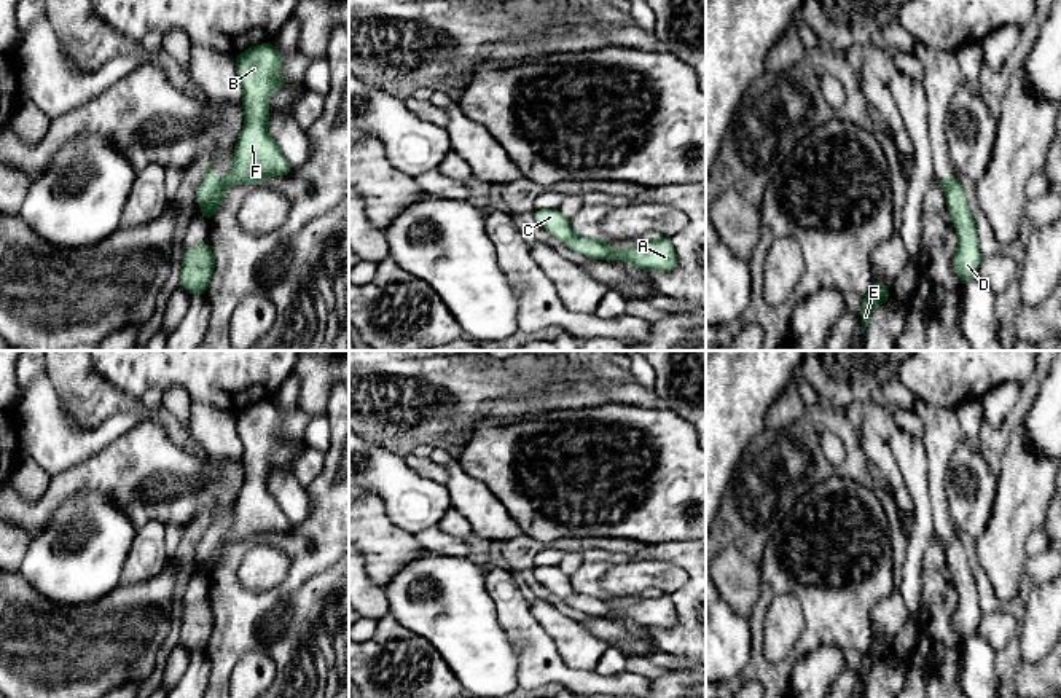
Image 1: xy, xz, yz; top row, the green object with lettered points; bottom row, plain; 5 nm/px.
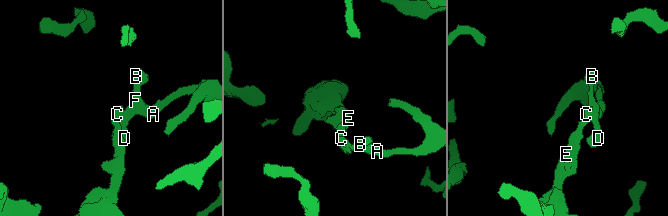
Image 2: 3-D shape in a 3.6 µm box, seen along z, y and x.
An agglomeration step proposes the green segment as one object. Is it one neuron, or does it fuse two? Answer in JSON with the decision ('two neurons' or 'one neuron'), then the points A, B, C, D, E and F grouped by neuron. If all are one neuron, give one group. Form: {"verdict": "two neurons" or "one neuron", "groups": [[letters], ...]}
{"verdict": "two neurons", "groups": [["A", "B", "D", "F"], ["C", "E"]]}

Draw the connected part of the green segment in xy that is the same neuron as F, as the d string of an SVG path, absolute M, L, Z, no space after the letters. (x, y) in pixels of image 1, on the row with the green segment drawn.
M271 41L256 45L236 56L236 72L244 91L245 124L237 139L229 172L201 209L207 222L221 207L225 190L231 183L237 182L250 186L264 183L266 177L292 174L292 166L268 129L269 96L288 84L280 76L280 65L280 53Z

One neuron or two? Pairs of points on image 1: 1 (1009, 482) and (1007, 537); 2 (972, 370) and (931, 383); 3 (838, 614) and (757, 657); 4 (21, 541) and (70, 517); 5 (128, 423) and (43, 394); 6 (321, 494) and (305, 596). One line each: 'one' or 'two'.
1: one
2: one
3: one
4: two
5: one
6: one

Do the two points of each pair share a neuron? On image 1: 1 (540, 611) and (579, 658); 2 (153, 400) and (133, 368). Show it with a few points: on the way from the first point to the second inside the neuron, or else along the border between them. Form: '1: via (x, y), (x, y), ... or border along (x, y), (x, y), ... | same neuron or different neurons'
1: via (553, 622), (577, 646) | same neuron
2: border along (161, 392), (150, 386), (136, 403) | different neurons

